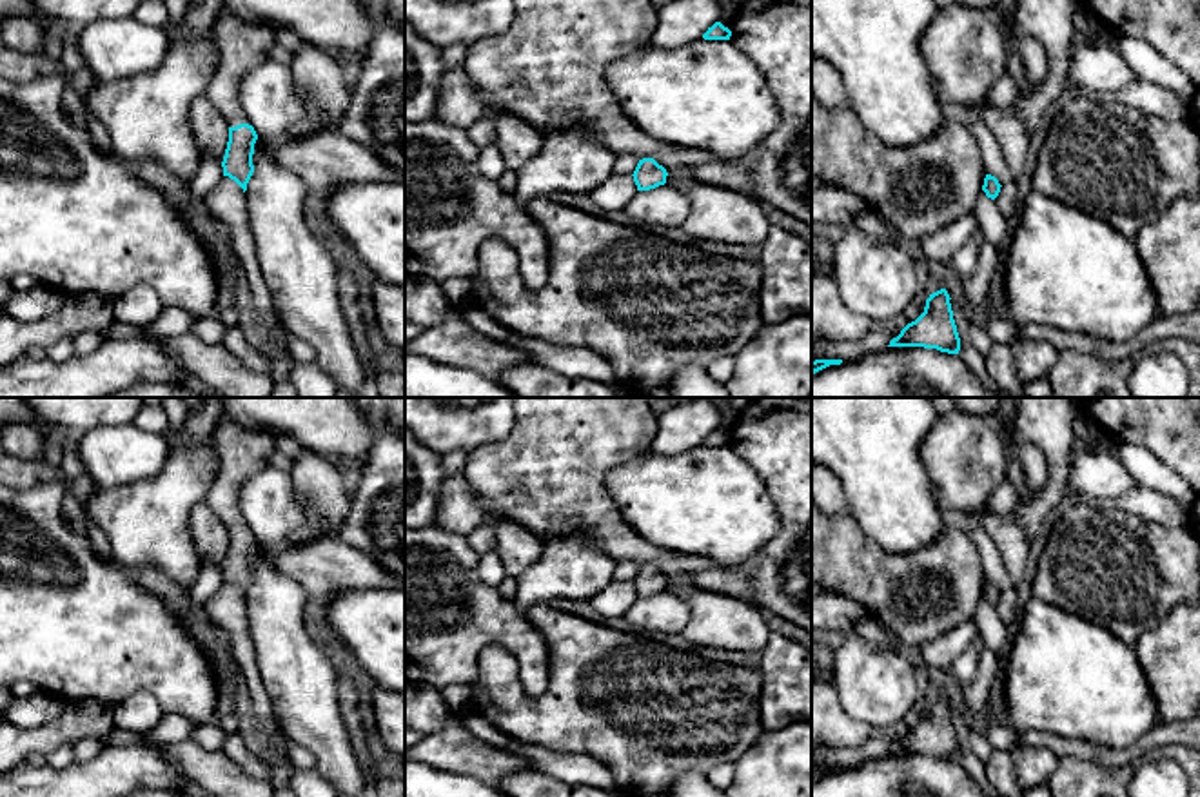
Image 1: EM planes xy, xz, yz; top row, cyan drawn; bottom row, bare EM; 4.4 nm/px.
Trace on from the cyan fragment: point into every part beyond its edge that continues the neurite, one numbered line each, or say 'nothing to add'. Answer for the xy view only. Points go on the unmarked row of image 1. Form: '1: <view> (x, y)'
1: xy (242, 452)

